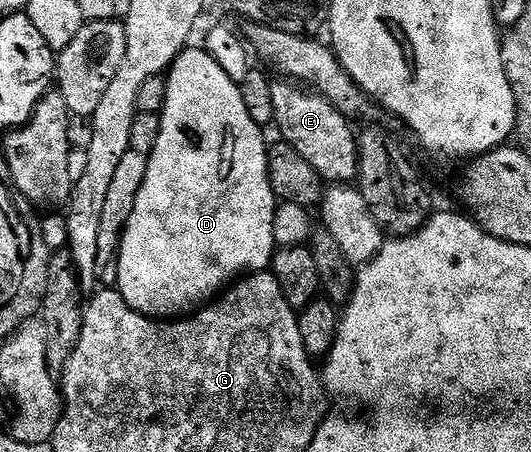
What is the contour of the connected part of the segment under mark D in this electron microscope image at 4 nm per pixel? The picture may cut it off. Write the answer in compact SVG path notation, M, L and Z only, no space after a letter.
M187 48L183 50L182 53L178 55L178 59L176 59L176 61L170 65L168 77L166 78L166 84L166 103L164 104L160 113L160 117L162 119L162 123L160 124L160 136L156 136L156 148L148 156L148 176L144 176L144 184L140 188L140 196L136 196L136 208L132 208L132 216L128 220L126 229L122 232L120 245L116 251L116 271L118 270L118 283L116 283L116 289L118 293L124 296L124 300L131 306L131 308L133 308L136 312L145 314L146 317L153 318L155 320L178 320L183 316L193 315L195 312L201 310L203 306L215 301L215 299L219 297L220 291L227 284L241 279L243 276L249 276L265 271L267 267L273 263L276 253L276 247L274 245L274 221L276 220L276 212L278 211L280 201L277 195L274 194L273 184L270 182L270 155L268 153L268 141L266 142L265 136L262 135L265 134L263 127L258 126L256 124L256 120L252 120L252 116L248 112L248 104L244 104L244 96L242 95L241 85L239 85L237 82L234 82L232 80L232 76L228 76L228 72L224 72L224 68L220 68L220 64L216 64L216 60L212 60L212 56L209 54L209 52L204 48L198 48L198 50Z

